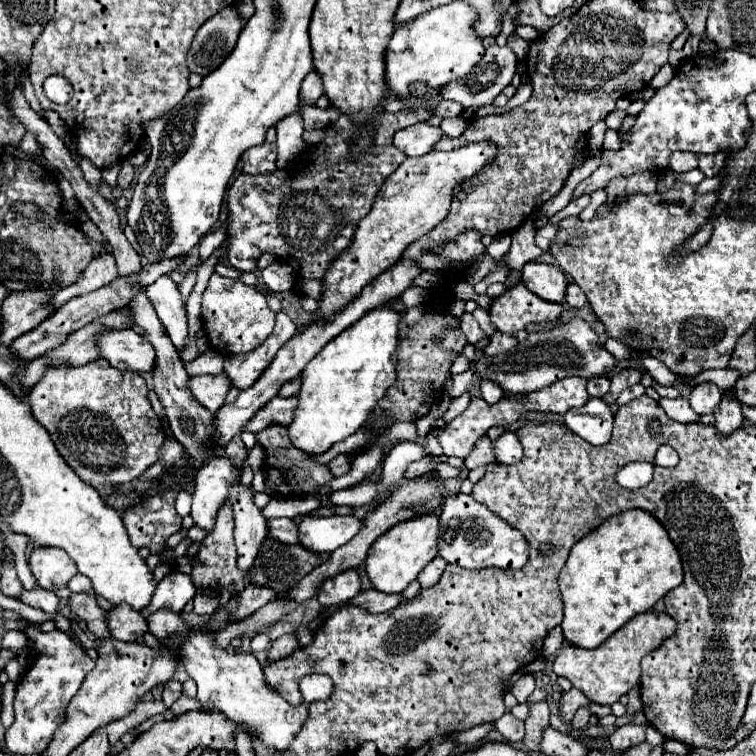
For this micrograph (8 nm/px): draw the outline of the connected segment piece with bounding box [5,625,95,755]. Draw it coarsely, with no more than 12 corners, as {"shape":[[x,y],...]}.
{"shape":[[63,631],[35,641],[17,683],[5,747],[47,749],[65,709],[95,667]]}

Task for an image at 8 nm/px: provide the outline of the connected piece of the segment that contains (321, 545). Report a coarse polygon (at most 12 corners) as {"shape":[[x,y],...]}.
{"shape":[[351,515],[313,517],[299,523],[299,545],[333,553],[361,529]]}

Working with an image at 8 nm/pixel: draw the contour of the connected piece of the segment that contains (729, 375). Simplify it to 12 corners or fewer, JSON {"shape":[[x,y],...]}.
{"shape":[[729,367],[705,370],[685,377],[685,385],[695,387],[715,383],[721,390],[733,388],[740,378]]}

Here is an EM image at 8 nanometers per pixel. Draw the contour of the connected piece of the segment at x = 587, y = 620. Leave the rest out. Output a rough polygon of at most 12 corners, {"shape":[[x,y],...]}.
{"shape":[[613,515],[559,573],[563,637],[595,649],[681,583],[659,521]]}

